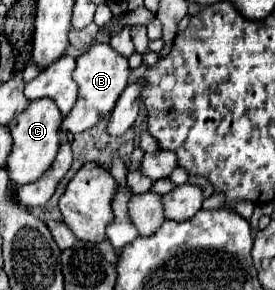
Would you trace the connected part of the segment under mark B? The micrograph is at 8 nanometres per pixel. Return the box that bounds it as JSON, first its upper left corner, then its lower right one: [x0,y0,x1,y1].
[60,43,130,133]

